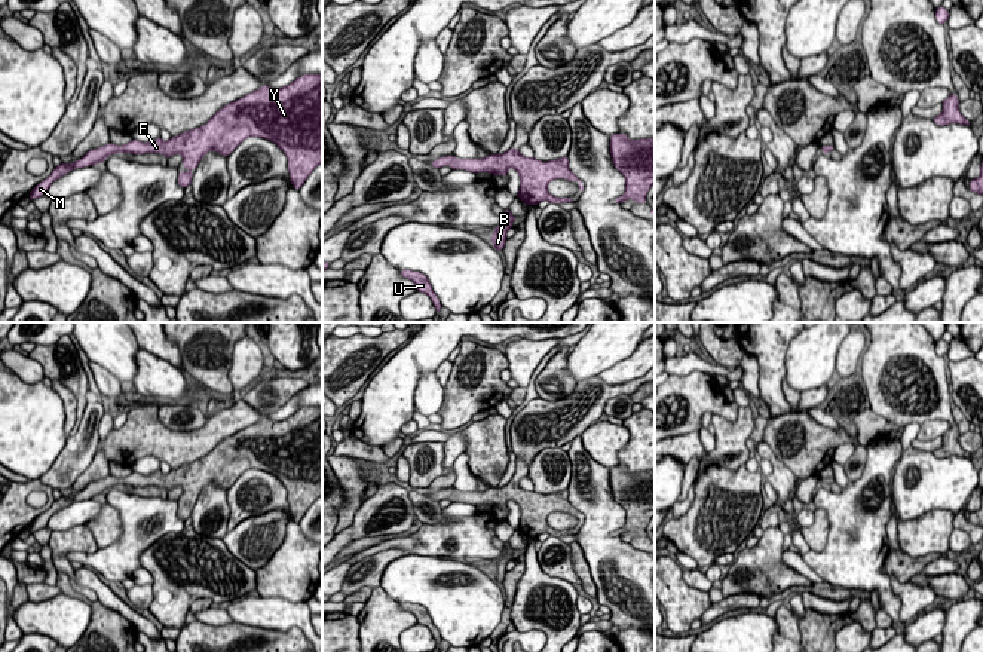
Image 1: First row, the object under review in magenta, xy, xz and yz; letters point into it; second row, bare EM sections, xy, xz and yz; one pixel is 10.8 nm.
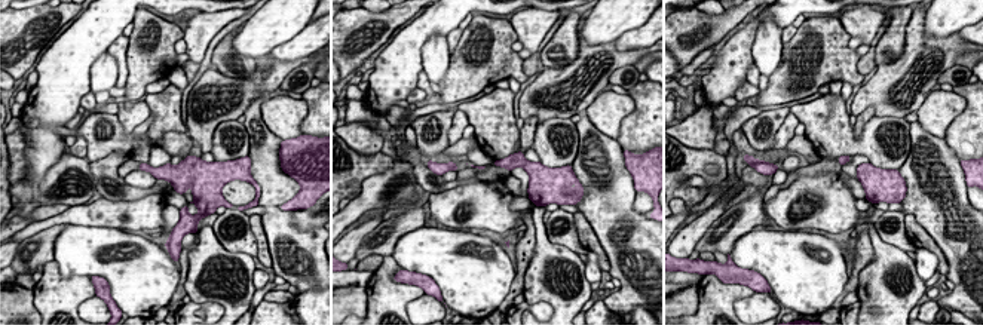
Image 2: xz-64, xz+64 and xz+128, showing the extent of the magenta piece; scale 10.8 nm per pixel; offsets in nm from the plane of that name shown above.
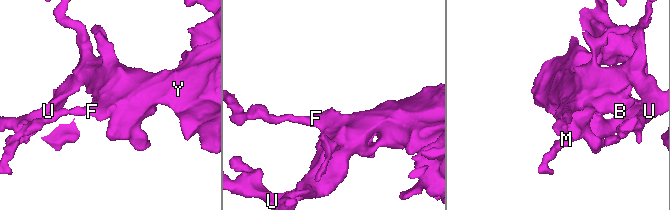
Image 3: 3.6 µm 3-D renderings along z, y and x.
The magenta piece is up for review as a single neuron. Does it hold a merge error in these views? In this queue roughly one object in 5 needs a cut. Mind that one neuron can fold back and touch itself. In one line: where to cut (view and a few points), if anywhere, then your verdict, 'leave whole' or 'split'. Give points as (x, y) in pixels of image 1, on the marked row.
cut none; leave whole

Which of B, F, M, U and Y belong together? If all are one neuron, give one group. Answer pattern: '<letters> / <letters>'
B F M U Y

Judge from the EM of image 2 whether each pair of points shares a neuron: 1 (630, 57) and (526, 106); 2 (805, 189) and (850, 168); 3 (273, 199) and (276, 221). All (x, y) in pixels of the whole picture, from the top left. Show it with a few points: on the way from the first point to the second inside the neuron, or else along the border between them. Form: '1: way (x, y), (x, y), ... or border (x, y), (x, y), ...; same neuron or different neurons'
1: way (602, 54), (587, 55), (565, 79), (548, 86); same neuron
2: border (842, 171), (851, 177); different neurons
3: way (273, 205), (273, 215); same neuron

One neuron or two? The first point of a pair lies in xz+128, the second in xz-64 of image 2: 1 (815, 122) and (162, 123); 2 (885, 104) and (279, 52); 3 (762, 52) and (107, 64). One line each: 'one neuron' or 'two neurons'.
1: one neuron
2: two neurons
3: one neuron

